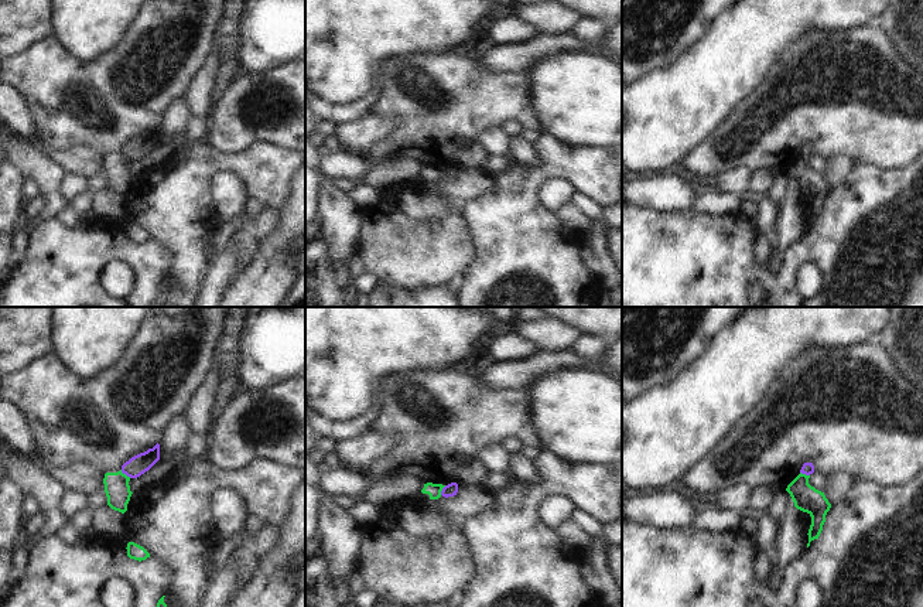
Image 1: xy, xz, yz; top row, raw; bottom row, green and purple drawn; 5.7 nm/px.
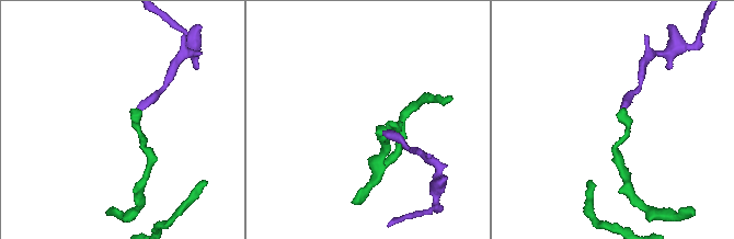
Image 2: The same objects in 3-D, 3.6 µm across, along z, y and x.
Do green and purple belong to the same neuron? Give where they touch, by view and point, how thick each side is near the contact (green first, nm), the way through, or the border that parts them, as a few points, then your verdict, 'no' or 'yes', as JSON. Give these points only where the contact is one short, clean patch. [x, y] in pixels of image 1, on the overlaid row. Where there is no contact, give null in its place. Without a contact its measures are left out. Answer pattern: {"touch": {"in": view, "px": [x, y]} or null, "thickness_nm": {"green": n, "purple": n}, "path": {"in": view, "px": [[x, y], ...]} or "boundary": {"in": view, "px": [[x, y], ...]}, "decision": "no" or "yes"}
{"touch": {"in": "xy", "px": [125, 474]}, "thickness_nm": {"green": 140, "purple": 110}, "boundary": {"in": "xy", "px": [[120, 470], [130, 477]]}, "decision": "no"}

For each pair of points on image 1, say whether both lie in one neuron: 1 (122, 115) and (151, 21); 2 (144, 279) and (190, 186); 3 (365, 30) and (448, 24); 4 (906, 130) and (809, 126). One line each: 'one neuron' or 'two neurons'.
1: one neuron
2: two neurons
3: one neuron
4: one neuron

